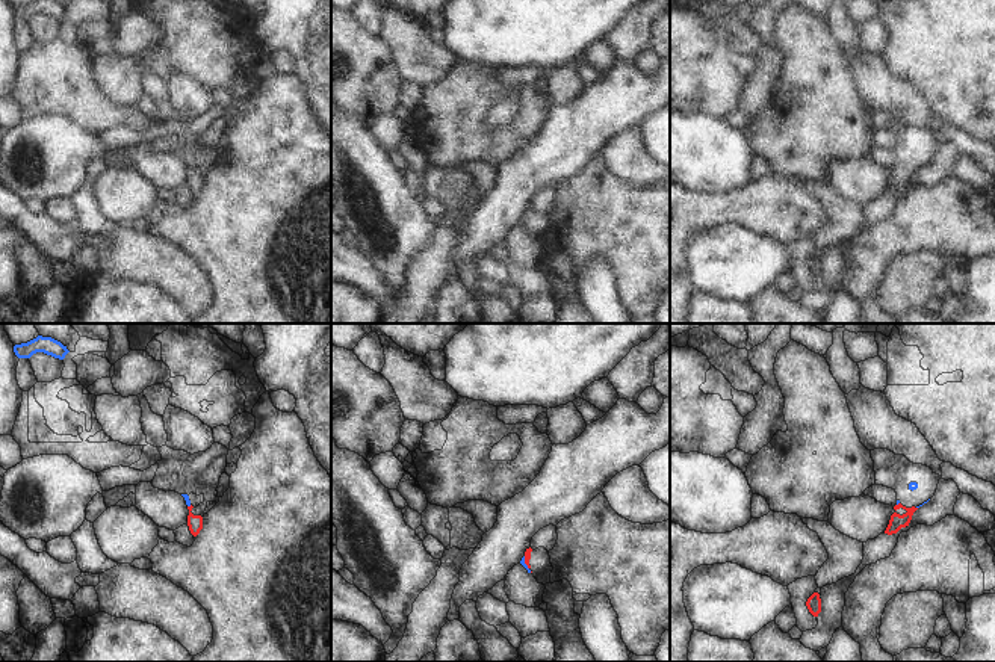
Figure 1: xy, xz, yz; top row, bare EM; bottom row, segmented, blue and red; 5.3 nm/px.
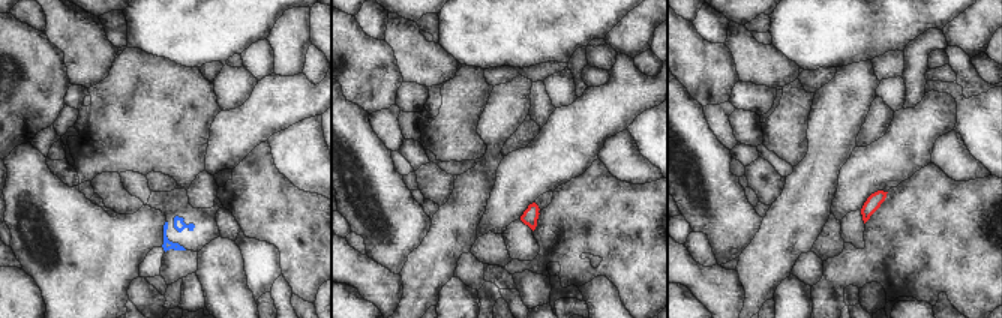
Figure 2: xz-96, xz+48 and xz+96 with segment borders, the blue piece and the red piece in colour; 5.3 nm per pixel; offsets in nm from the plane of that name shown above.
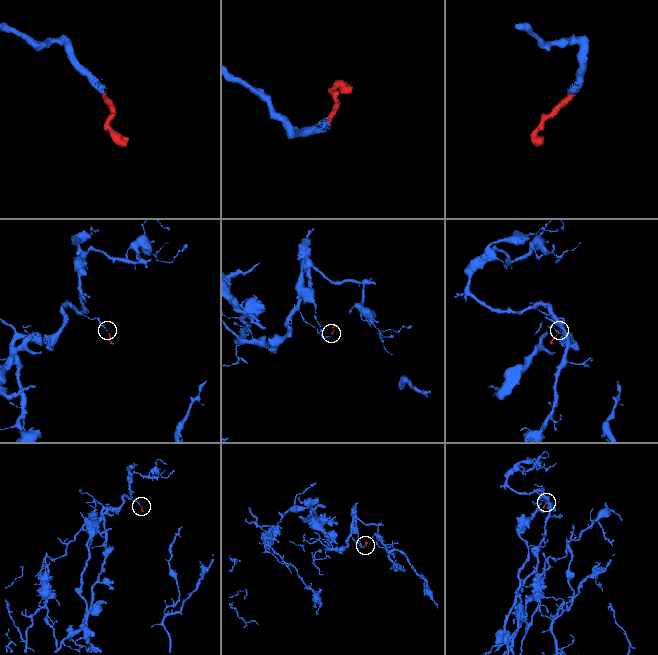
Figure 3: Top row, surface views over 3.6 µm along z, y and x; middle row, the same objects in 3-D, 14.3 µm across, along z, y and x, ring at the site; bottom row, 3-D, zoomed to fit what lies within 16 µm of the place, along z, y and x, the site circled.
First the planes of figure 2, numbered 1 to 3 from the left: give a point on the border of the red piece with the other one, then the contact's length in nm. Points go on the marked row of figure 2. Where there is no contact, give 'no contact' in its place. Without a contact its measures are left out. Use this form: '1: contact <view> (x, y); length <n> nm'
1: no contact
2: no contact
3: no contact

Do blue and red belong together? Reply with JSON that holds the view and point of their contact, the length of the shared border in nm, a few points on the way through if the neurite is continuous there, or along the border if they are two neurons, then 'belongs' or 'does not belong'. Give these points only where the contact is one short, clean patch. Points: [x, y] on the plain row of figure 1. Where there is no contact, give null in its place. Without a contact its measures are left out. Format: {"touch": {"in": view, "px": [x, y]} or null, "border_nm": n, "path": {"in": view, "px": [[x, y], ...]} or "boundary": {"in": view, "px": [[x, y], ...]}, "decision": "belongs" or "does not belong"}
{"touch": {"in": "xz", "px": [523, 224]}, "border_nm": 80, "path": {"in": "xz", "px": [[522, 222], [523, 224], [528, 212]]}, "decision": "belongs"}

